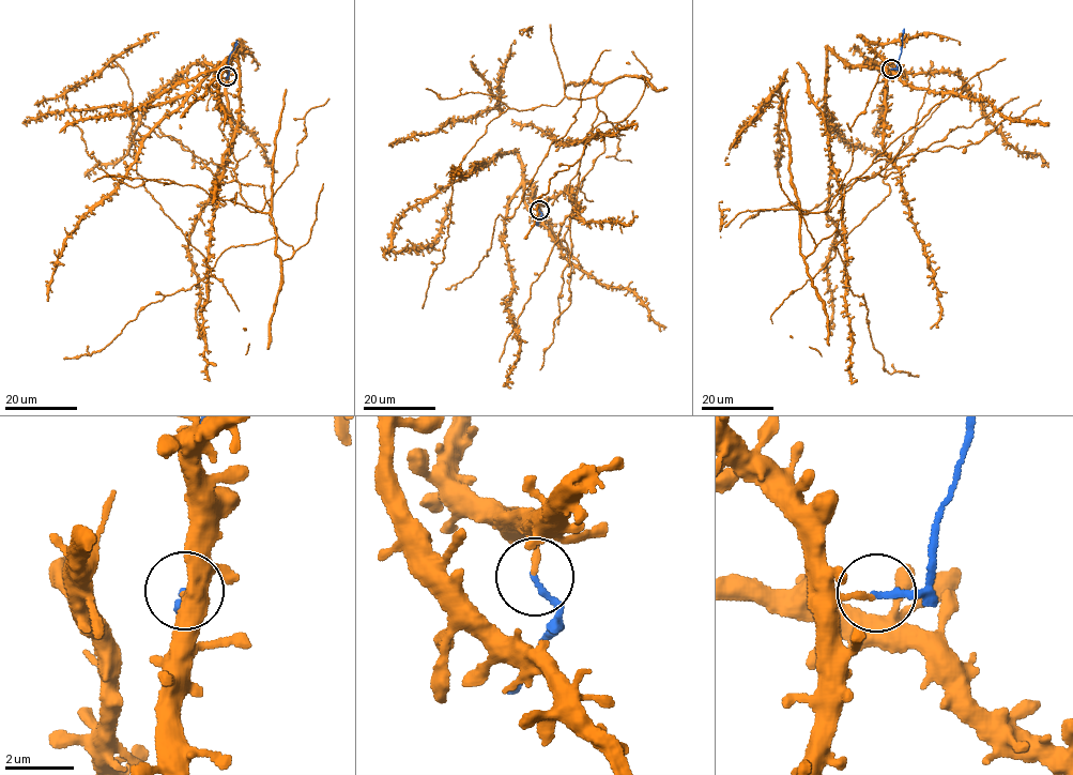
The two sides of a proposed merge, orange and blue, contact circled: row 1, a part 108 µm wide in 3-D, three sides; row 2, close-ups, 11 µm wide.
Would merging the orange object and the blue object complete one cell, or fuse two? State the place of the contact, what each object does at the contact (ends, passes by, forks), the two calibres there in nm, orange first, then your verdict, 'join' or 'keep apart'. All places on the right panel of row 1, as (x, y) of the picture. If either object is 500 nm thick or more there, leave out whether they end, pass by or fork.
place (891, 69); orange ends; blue ends; calibres 170 and 180 nm; keep apart

